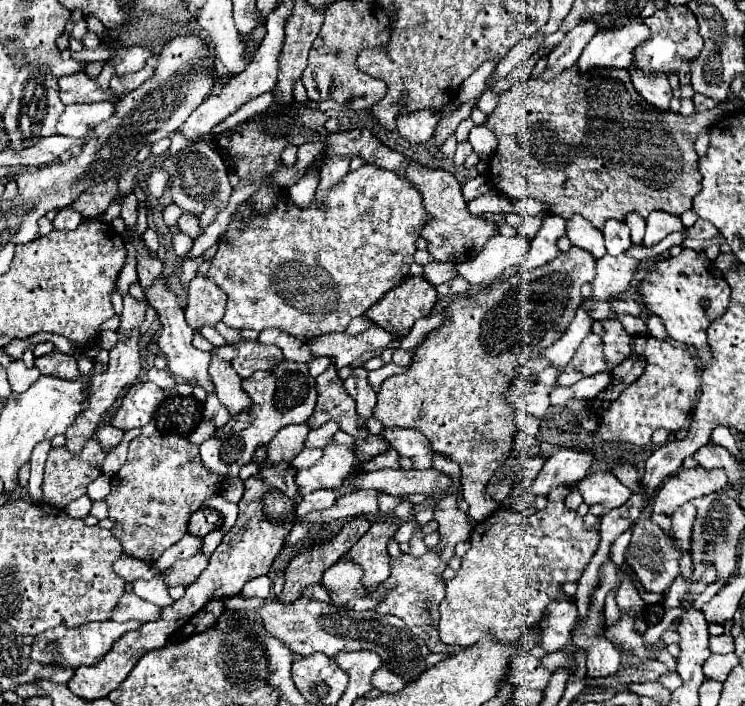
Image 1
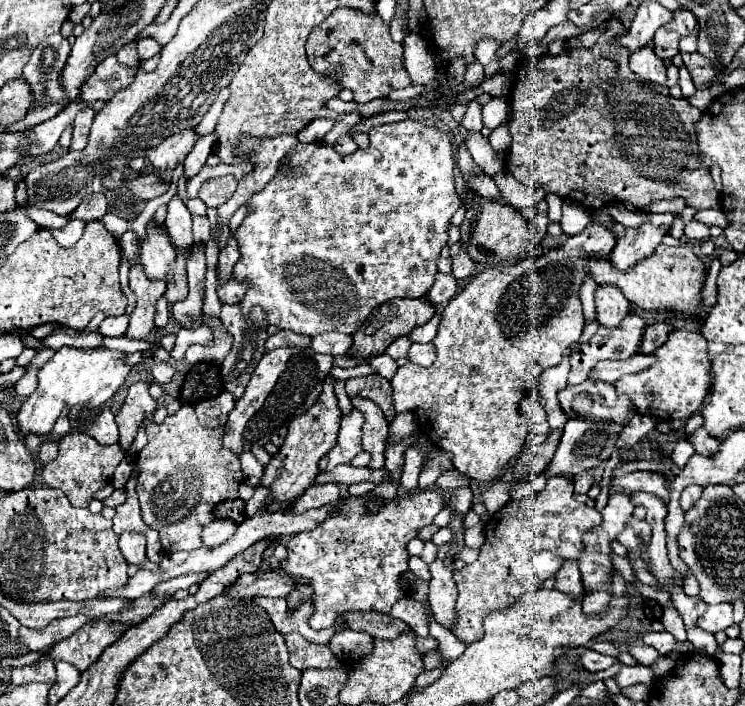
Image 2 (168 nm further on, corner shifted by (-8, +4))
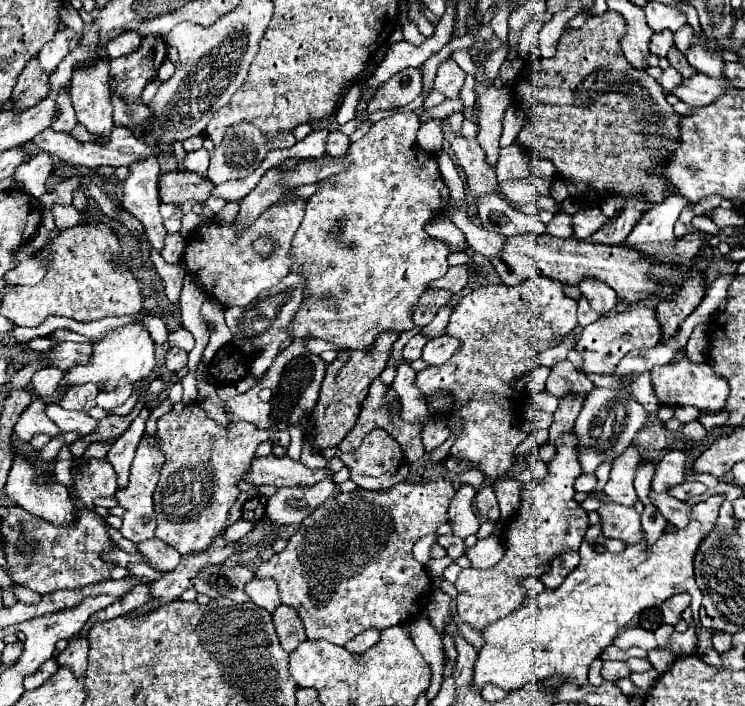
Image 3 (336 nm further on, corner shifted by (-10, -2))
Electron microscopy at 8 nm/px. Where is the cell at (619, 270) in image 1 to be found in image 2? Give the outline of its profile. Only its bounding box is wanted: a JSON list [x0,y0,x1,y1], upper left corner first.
[610,213,674,271]

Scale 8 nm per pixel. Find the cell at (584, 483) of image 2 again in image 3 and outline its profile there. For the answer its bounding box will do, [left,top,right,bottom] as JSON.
[574,473,596,493]

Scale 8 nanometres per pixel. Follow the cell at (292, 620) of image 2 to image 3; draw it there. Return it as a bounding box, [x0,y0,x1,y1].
[246,577,280,611]

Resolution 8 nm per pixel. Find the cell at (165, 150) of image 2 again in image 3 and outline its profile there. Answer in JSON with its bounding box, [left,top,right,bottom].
[32,125,160,169]

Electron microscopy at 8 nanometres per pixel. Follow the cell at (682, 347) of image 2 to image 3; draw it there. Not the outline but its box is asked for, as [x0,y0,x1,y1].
[652,355,728,413]

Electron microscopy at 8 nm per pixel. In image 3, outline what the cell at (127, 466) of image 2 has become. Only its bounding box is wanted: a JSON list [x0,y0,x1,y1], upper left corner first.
[116,435,166,543]

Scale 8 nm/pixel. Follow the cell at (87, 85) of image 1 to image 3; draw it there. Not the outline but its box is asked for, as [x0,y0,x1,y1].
[110,35,164,101]

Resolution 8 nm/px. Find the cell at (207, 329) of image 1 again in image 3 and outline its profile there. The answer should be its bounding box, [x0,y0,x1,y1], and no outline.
[208,121,296,183]

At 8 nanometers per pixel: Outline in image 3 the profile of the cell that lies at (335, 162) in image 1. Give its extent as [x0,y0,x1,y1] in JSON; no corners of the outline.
[326,131,350,157]

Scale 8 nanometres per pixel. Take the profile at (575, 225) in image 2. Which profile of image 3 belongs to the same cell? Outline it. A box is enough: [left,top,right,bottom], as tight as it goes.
[546,213,572,239]

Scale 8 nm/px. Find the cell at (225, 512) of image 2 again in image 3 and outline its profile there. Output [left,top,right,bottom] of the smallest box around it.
[242,495,266,523]

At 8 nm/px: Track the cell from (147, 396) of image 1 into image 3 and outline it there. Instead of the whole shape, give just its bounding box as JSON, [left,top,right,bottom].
[106,407,150,489]

